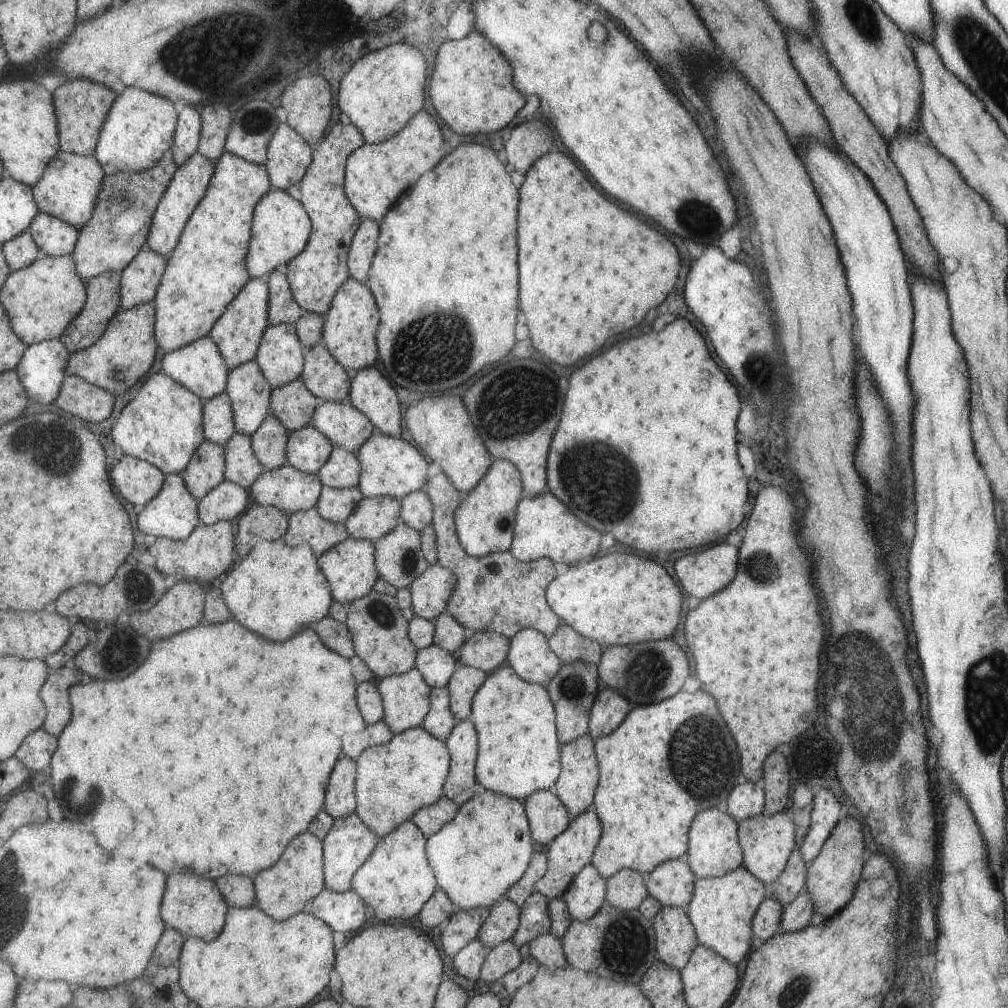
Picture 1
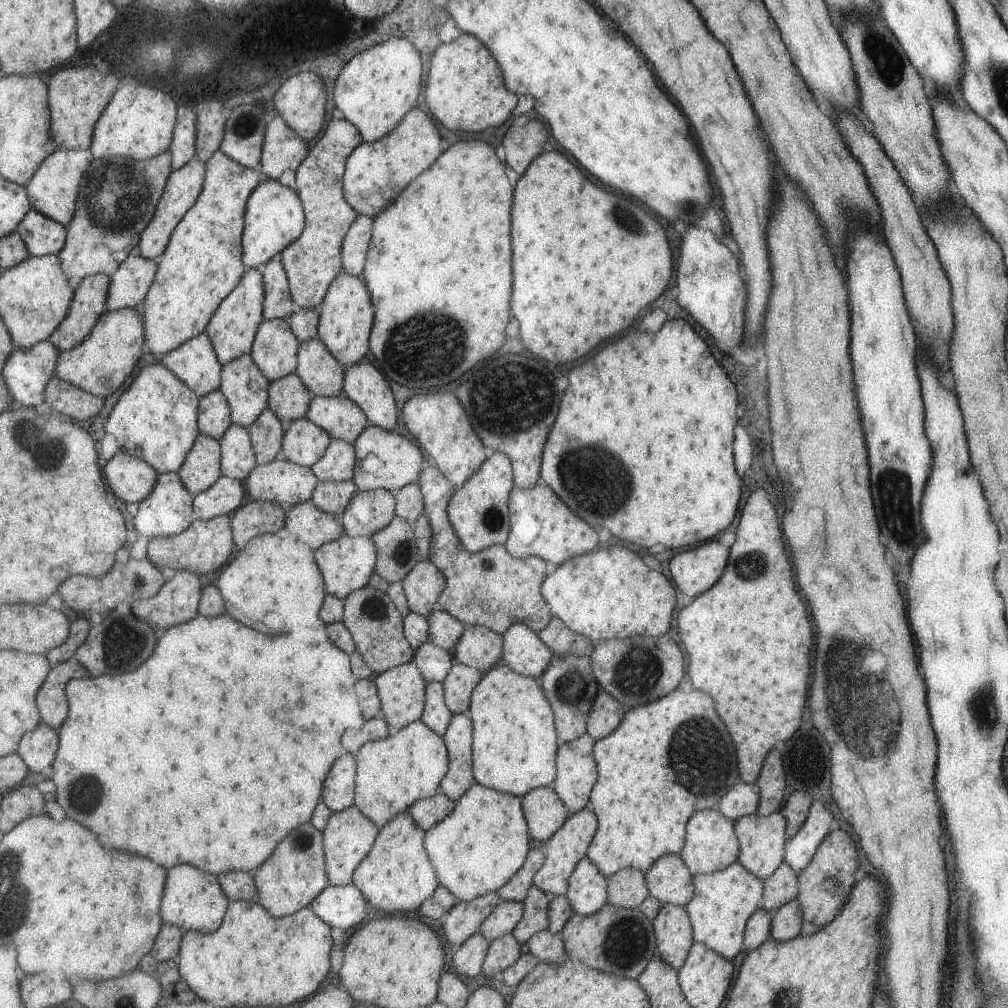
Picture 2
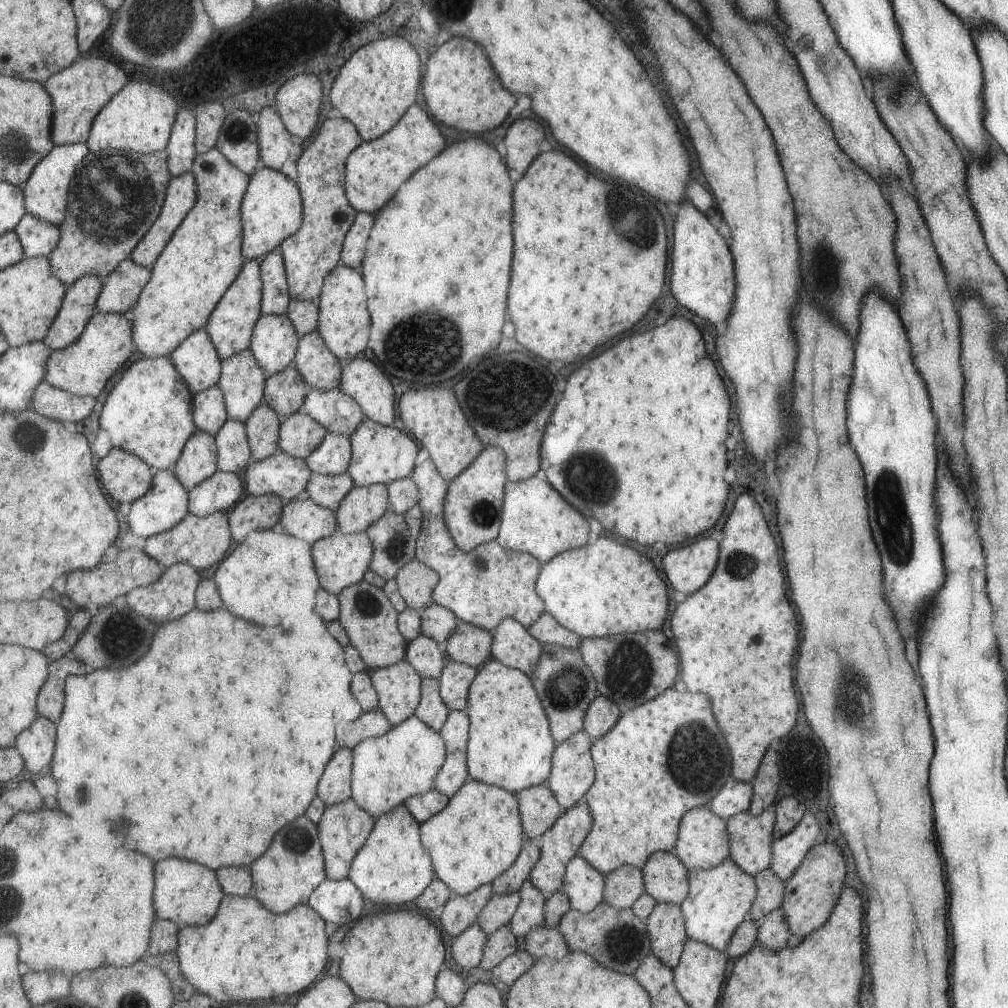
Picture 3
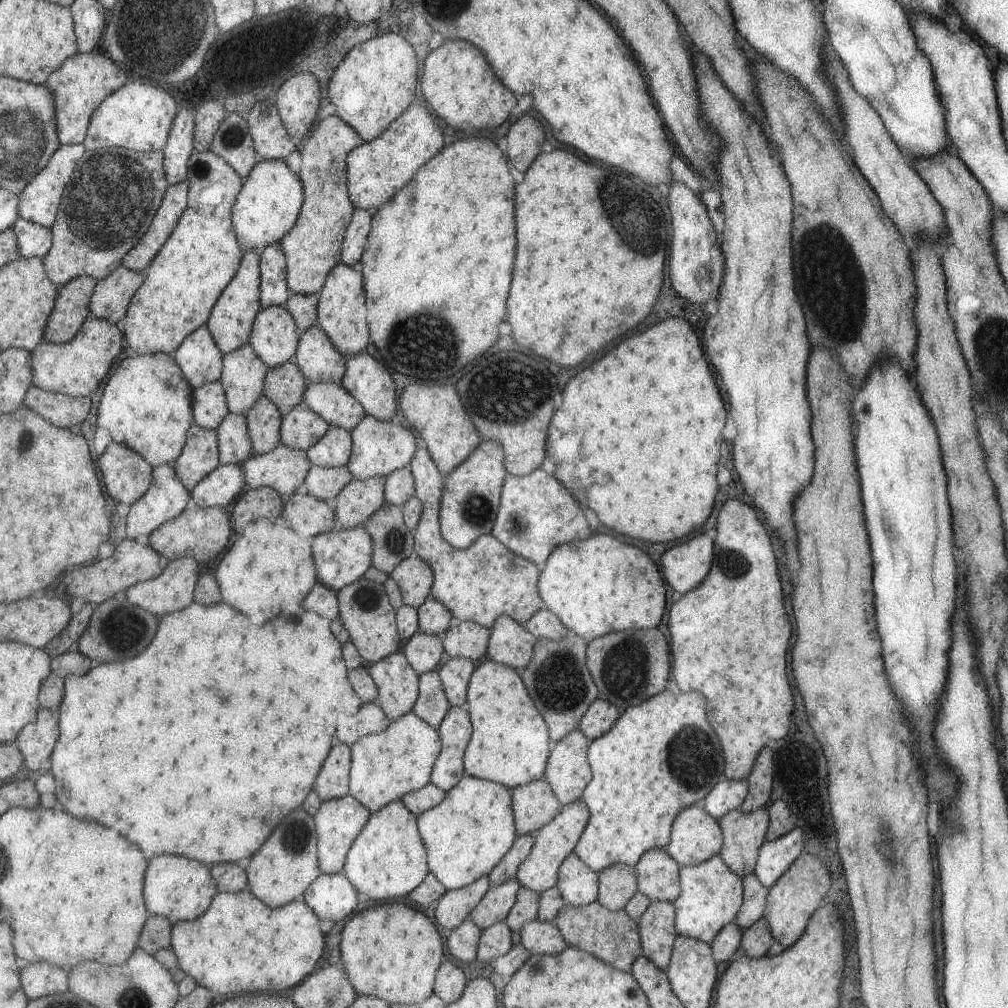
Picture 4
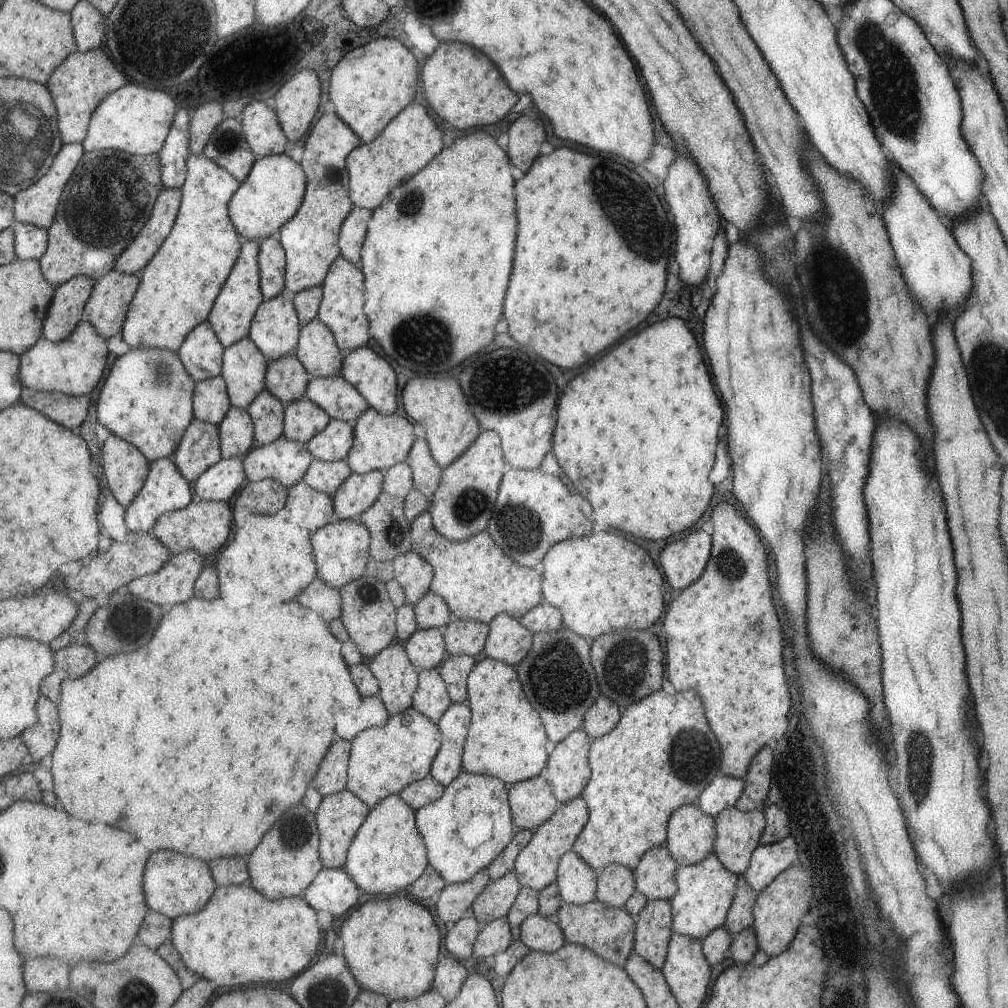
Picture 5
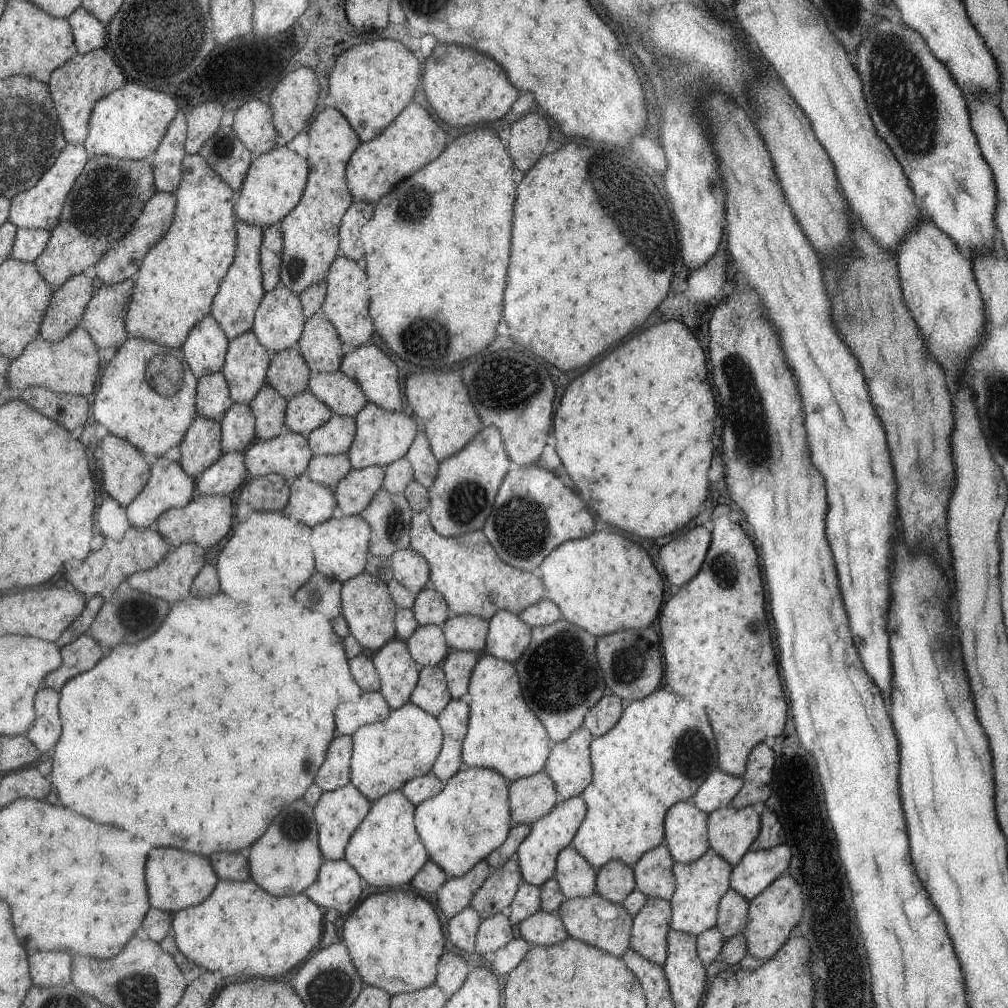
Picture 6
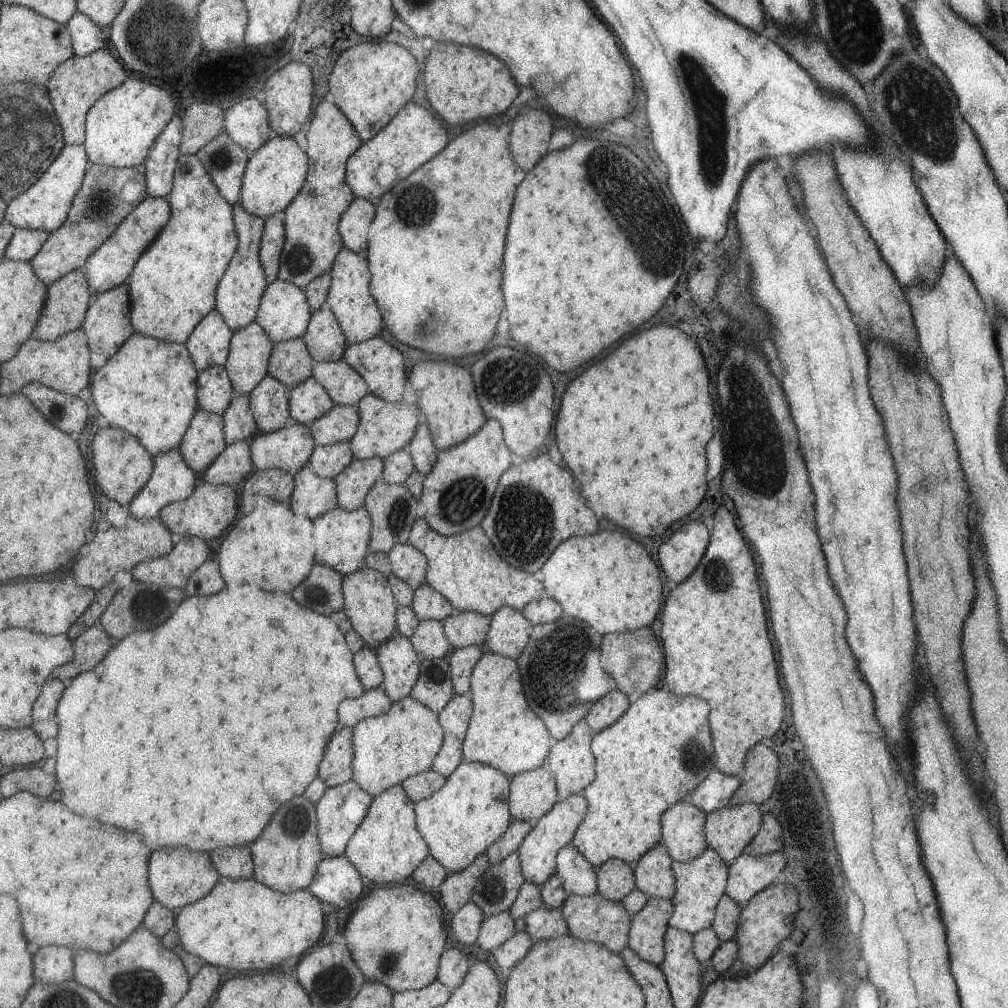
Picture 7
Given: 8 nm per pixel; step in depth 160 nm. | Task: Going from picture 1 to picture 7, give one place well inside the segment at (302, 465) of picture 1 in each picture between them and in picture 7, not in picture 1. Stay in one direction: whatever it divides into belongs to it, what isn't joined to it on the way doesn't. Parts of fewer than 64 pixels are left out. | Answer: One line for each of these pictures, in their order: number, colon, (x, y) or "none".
2: (303, 443)
3: (299, 434)
4: (299, 428)
5: (302, 419)
6: (304, 412)
7: (307, 401)

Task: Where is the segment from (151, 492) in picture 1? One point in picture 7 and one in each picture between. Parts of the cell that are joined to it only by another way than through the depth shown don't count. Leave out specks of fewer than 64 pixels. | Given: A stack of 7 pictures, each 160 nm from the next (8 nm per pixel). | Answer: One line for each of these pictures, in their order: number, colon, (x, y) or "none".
2: (130, 479)
3: (126, 478)
4: (125, 475)
5: (125, 469)
6: (124, 470)
7: (121, 465)

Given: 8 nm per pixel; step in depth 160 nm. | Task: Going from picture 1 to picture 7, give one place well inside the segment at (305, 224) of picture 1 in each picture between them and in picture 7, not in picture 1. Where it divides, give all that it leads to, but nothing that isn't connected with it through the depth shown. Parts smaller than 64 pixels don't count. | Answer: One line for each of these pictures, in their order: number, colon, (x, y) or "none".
2: (274, 218)
3: (271, 210)
4: (266, 207)
5: (272, 192)
6: (274, 182)
7: (274, 173)

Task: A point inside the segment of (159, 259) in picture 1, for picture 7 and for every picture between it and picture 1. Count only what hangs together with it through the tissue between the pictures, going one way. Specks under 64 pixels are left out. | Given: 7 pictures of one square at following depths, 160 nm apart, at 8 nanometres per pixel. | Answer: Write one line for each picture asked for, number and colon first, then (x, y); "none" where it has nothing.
2: (128, 285)
3: (119, 291)
4: (111, 295)
5: (105, 310)
6: (104, 314)
7: (106, 324)

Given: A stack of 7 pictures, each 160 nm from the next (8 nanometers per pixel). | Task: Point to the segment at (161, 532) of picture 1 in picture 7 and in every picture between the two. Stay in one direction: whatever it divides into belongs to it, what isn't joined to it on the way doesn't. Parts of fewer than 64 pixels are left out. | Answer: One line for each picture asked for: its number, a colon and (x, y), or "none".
2: (166, 511)
3: (165, 503)
4: (166, 498)
5: (164, 490)
6: (168, 487)
7: (171, 480)

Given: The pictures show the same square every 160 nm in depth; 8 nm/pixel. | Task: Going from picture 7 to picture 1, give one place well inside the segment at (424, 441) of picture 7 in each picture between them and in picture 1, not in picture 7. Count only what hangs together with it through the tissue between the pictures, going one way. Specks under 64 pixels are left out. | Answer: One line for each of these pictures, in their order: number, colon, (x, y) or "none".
1: (498, 593)
2: (490, 588)
3: (482, 586)
4: (485, 580)
5: (426, 473)
6: (424, 465)

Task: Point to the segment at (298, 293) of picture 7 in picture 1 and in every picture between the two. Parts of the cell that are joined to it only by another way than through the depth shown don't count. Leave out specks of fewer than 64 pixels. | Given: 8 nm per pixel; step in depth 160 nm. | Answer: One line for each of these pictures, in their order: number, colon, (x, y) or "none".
1: (280, 357)
2: (273, 350)
3: (273, 343)
4: (273, 336)
5: (274, 329)
6: (278, 322)

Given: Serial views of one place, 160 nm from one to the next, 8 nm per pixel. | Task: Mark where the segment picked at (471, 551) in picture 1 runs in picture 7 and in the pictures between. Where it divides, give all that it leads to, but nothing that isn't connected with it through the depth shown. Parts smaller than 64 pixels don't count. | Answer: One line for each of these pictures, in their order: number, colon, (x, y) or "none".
2: (478, 511)
3: (472, 507)
4: (470, 498)
5: (461, 506)
6: (461, 497)
7: (457, 492)

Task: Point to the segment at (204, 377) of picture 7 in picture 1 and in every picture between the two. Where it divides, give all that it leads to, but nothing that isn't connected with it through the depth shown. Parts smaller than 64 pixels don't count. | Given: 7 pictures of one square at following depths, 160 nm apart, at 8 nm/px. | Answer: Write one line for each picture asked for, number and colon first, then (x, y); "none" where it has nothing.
1: (217, 420)
2: (213, 419)
3: (208, 410)
4: (208, 406)
5: (210, 403)
6: (213, 398)

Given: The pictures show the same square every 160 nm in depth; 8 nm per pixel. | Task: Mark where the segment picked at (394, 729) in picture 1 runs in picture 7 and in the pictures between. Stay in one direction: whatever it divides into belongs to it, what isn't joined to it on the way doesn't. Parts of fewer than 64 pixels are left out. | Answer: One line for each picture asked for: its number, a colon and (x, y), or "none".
2: (400, 690)
3: (397, 686)
4: (397, 684)
5: (397, 679)
6: (398, 672)
7: (399, 664)

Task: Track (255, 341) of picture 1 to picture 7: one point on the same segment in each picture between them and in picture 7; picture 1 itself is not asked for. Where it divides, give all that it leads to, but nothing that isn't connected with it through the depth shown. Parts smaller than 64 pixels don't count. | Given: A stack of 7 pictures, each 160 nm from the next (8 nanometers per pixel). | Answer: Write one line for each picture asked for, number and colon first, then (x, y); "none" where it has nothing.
2: (231, 328)
3: (230, 324)
4: (230, 321)
5: (230, 318)
6: (239, 294)
7: (238, 292)

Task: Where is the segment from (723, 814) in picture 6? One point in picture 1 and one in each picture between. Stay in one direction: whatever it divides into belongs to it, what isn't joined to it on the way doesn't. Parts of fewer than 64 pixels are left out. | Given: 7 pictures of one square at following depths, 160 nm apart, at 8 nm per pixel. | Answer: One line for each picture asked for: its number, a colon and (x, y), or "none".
1: (766, 842)
2: (761, 840)
3: (750, 838)
4: (742, 833)
5: (737, 834)

